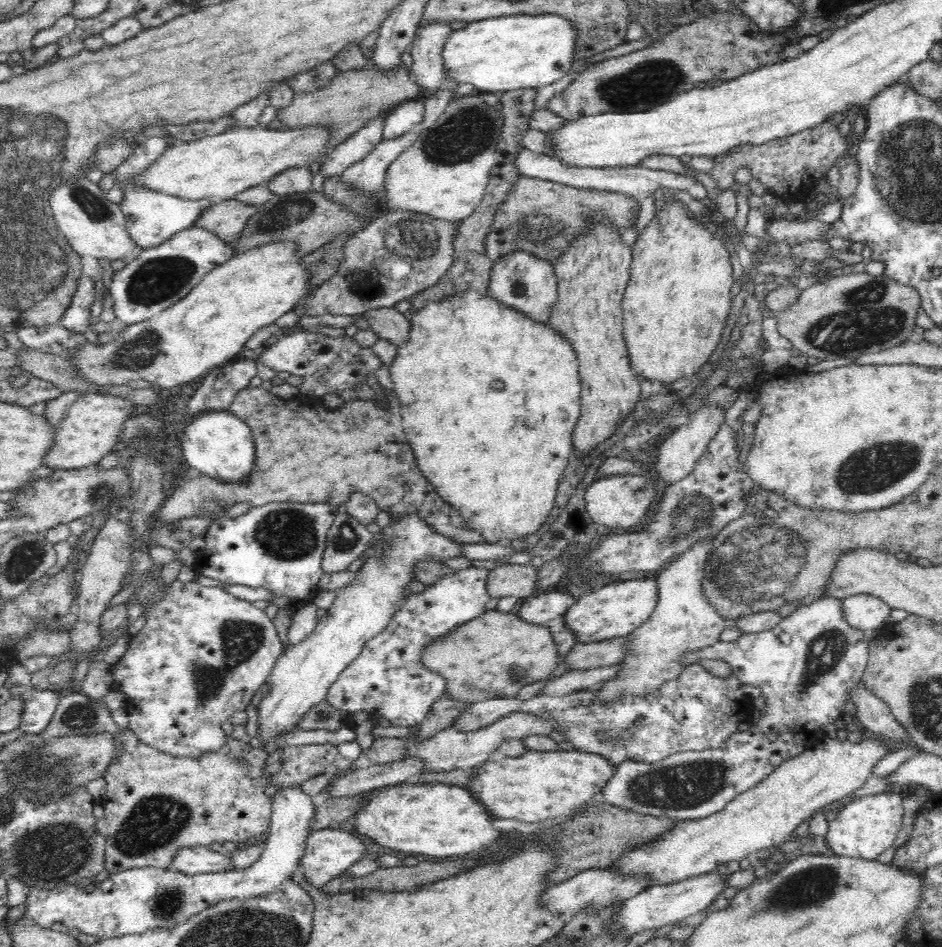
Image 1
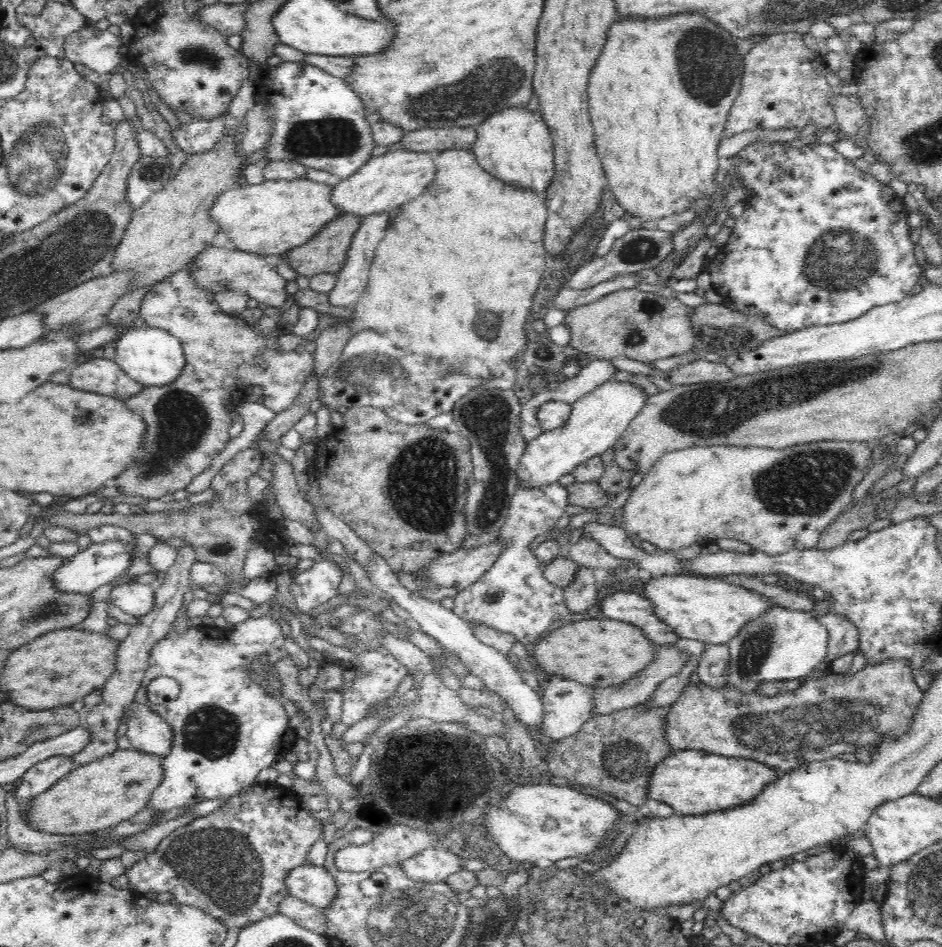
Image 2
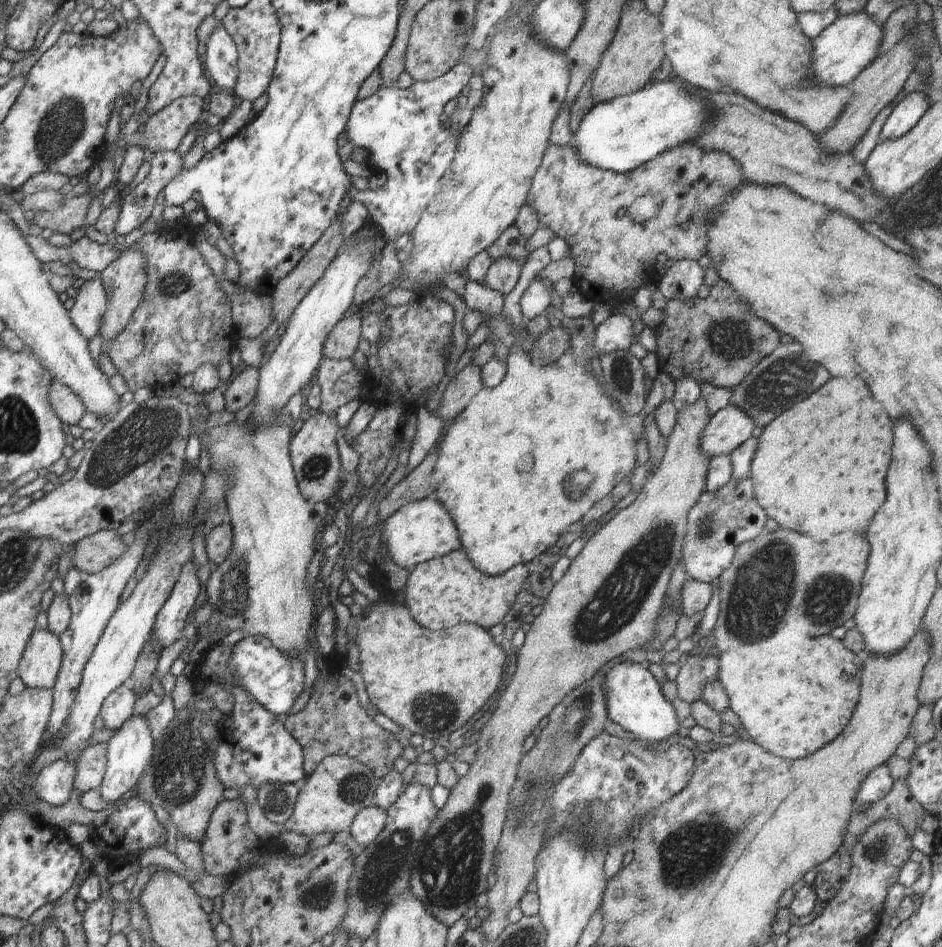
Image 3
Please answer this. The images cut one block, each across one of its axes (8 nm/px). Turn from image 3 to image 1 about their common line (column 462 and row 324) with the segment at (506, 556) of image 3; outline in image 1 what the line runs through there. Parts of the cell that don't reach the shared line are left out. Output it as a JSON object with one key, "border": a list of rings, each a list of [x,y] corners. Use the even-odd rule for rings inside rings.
{"border":[[[524,249],[515,250],[499,258],[493,264],[488,294],[468,289],[447,296],[439,301],[430,301],[421,309],[412,309],[405,315],[409,320],[408,338],[397,347],[395,359],[389,366],[393,390],[400,401],[402,426],[408,444],[412,447],[418,468],[432,483],[438,494],[458,511],[463,522],[484,535],[486,542],[511,544],[513,539],[536,532],[548,518],[554,506],[558,480],[568,464],[572,452],[572,432],[580,416],[581,382],[578,357],[570,345],[554,327],[549,326],[553,304],[556,304],[558,289],[553,264]]]}

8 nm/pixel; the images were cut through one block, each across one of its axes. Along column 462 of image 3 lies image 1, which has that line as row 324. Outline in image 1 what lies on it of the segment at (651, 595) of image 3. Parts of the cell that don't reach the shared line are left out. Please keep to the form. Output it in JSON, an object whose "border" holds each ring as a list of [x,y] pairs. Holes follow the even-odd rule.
{"border":[[[846,274],[845,276],[838,276],[832,278],[832,280],[821,281],[820,283],[814,284],[804,290],[801,290],[800,296],[796,299],[796,302],[786,308],[786,310],[772,313],[773,325],[775,325],[777,332],[781,334],[784,339],[788,339],[794,348],[797,348],[802,352],[803,362],[812,362],[820,360],[833,360],[840,357],[858,358],[864,354],[870,354],[872,352],[882,352],[894,346],[898,346],[902,342],[906,341],[911,336],[914,326],[916,326],[916,314],[921,311],[921,296],[917,294],[916,290],[912,287],[904,286],[896,283],[884,275],[872,277],[868,274]]]}

